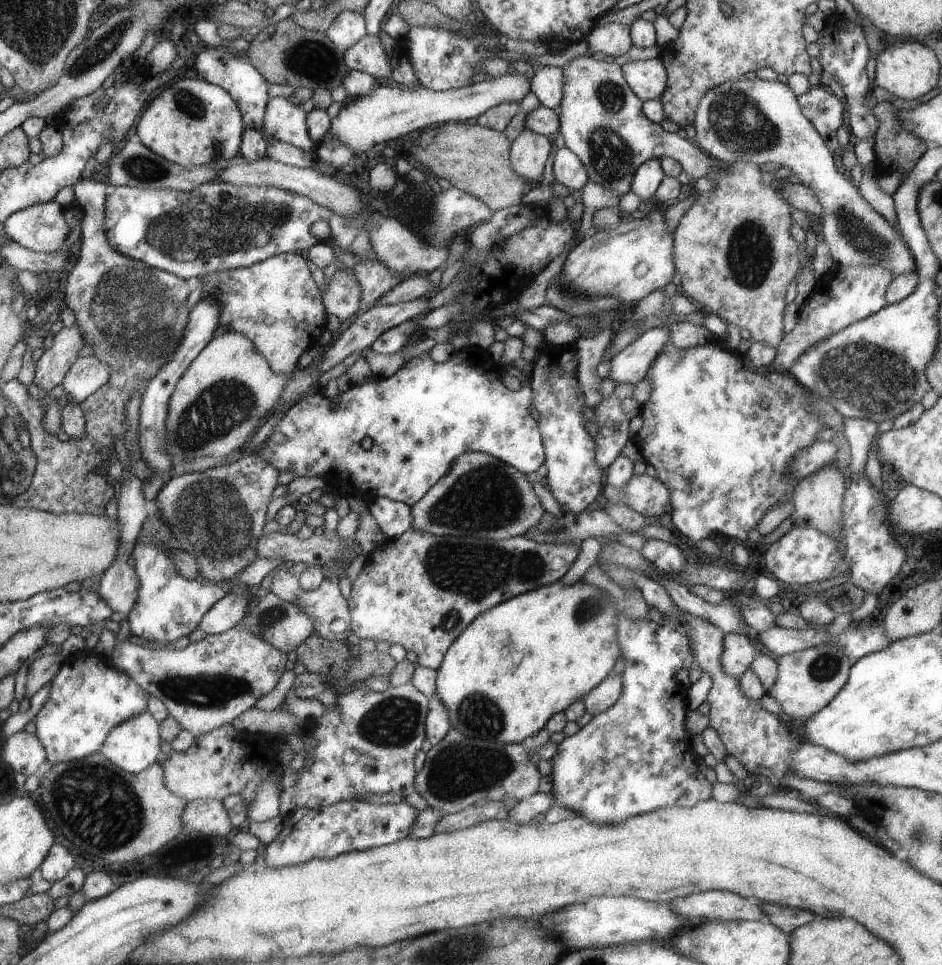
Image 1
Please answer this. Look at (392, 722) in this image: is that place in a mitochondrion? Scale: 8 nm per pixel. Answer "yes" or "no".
yes

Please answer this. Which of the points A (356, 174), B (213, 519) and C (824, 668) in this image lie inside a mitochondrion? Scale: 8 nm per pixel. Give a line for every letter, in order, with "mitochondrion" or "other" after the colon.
A: other
B: mitochondrion
C: mitochondrion

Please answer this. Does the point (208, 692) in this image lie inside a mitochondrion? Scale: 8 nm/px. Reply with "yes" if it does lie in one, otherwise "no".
yes

